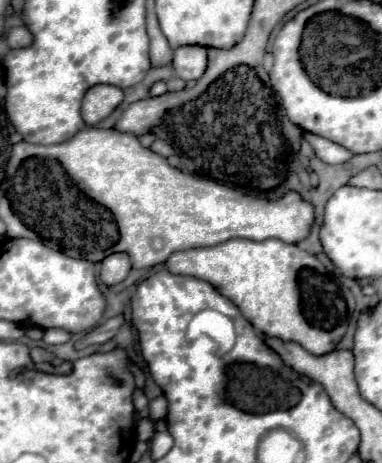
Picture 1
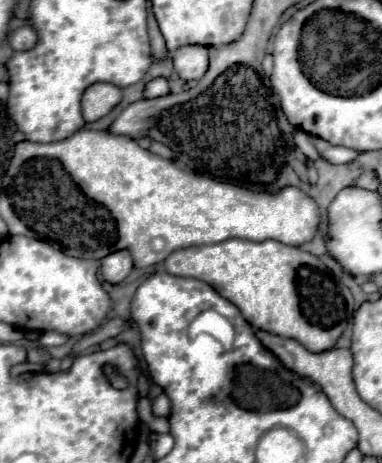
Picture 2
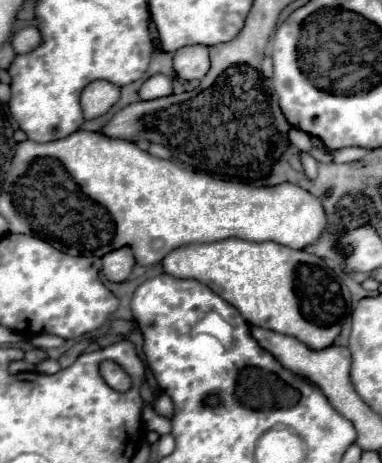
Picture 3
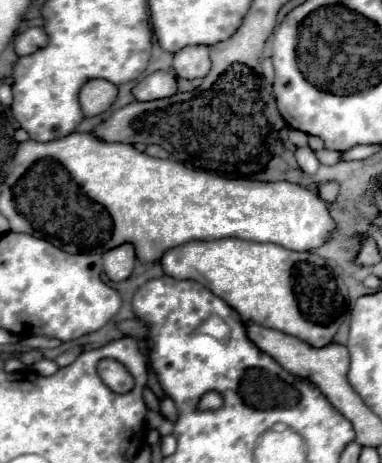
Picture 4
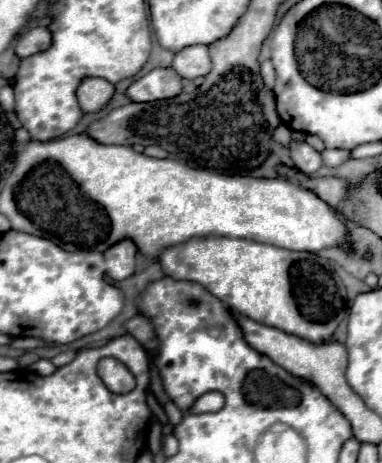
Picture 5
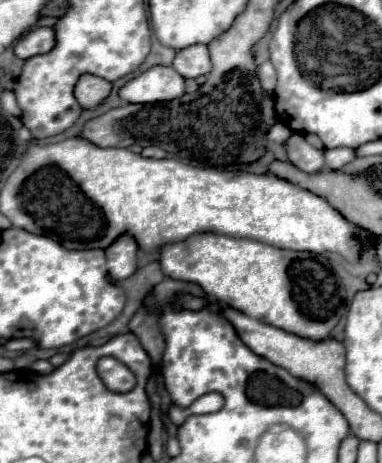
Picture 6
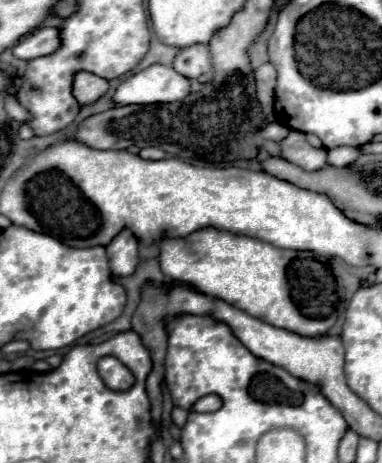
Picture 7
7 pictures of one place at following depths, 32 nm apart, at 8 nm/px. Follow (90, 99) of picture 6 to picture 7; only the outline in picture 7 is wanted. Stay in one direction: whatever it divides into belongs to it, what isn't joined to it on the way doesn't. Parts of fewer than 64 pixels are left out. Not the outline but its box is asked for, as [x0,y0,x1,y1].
[72,72,108,104]

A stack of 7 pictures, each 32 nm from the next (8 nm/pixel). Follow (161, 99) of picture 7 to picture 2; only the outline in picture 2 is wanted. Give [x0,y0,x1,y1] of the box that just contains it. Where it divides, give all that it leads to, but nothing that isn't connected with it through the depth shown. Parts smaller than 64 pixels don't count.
[144,78,170,98]

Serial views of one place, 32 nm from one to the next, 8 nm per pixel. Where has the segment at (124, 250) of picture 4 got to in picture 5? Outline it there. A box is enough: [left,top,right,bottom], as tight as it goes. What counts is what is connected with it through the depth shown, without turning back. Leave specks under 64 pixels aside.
[104,238,136,280]

